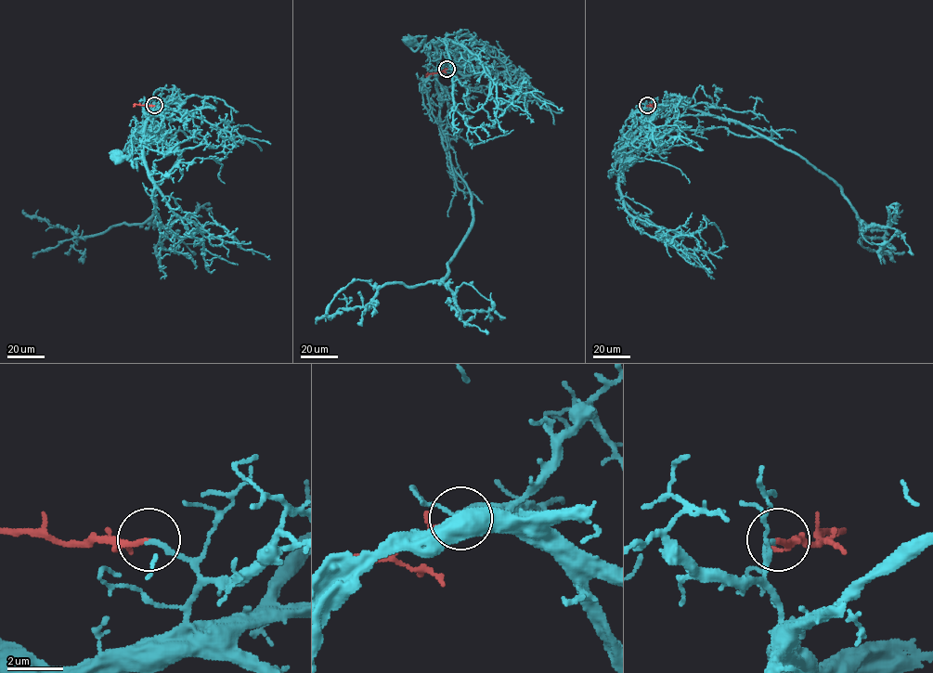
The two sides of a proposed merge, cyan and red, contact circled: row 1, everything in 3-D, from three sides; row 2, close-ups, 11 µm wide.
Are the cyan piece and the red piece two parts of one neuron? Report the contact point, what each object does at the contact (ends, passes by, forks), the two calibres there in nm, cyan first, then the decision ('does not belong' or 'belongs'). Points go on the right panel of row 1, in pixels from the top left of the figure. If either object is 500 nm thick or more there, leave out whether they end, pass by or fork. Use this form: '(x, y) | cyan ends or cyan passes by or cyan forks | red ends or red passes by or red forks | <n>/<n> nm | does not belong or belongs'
(647, 105) | cyan ends | red ends | 190/180 nm | belongs

